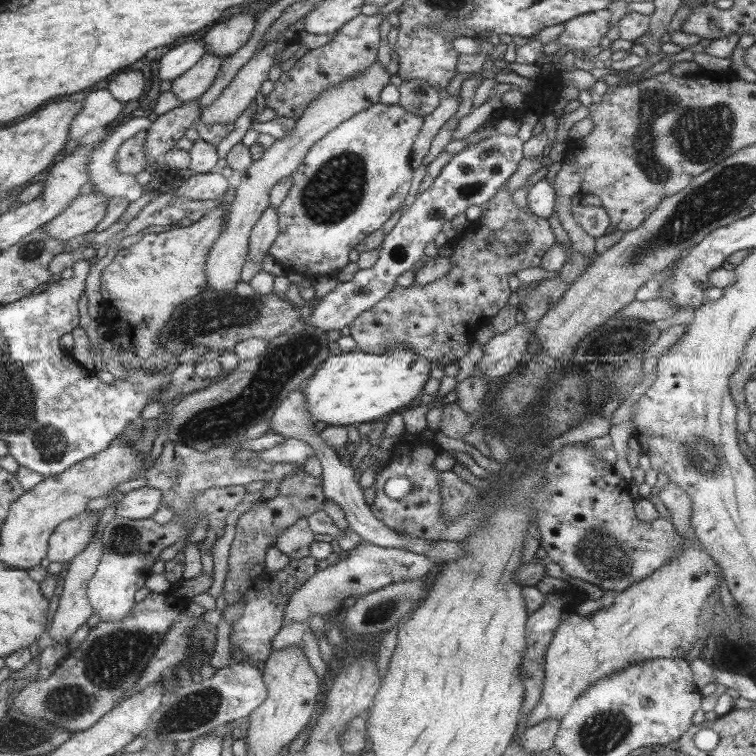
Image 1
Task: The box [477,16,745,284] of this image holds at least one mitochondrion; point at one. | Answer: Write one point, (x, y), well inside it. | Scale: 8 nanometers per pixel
(700, 135)

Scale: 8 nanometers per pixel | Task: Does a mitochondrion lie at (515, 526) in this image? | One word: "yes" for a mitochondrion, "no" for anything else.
no

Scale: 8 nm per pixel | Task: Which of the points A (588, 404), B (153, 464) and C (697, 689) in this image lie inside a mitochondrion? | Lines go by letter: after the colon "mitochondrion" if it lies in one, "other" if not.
A: other
B: other
C: other

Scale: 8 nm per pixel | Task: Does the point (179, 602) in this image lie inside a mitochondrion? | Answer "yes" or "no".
no

